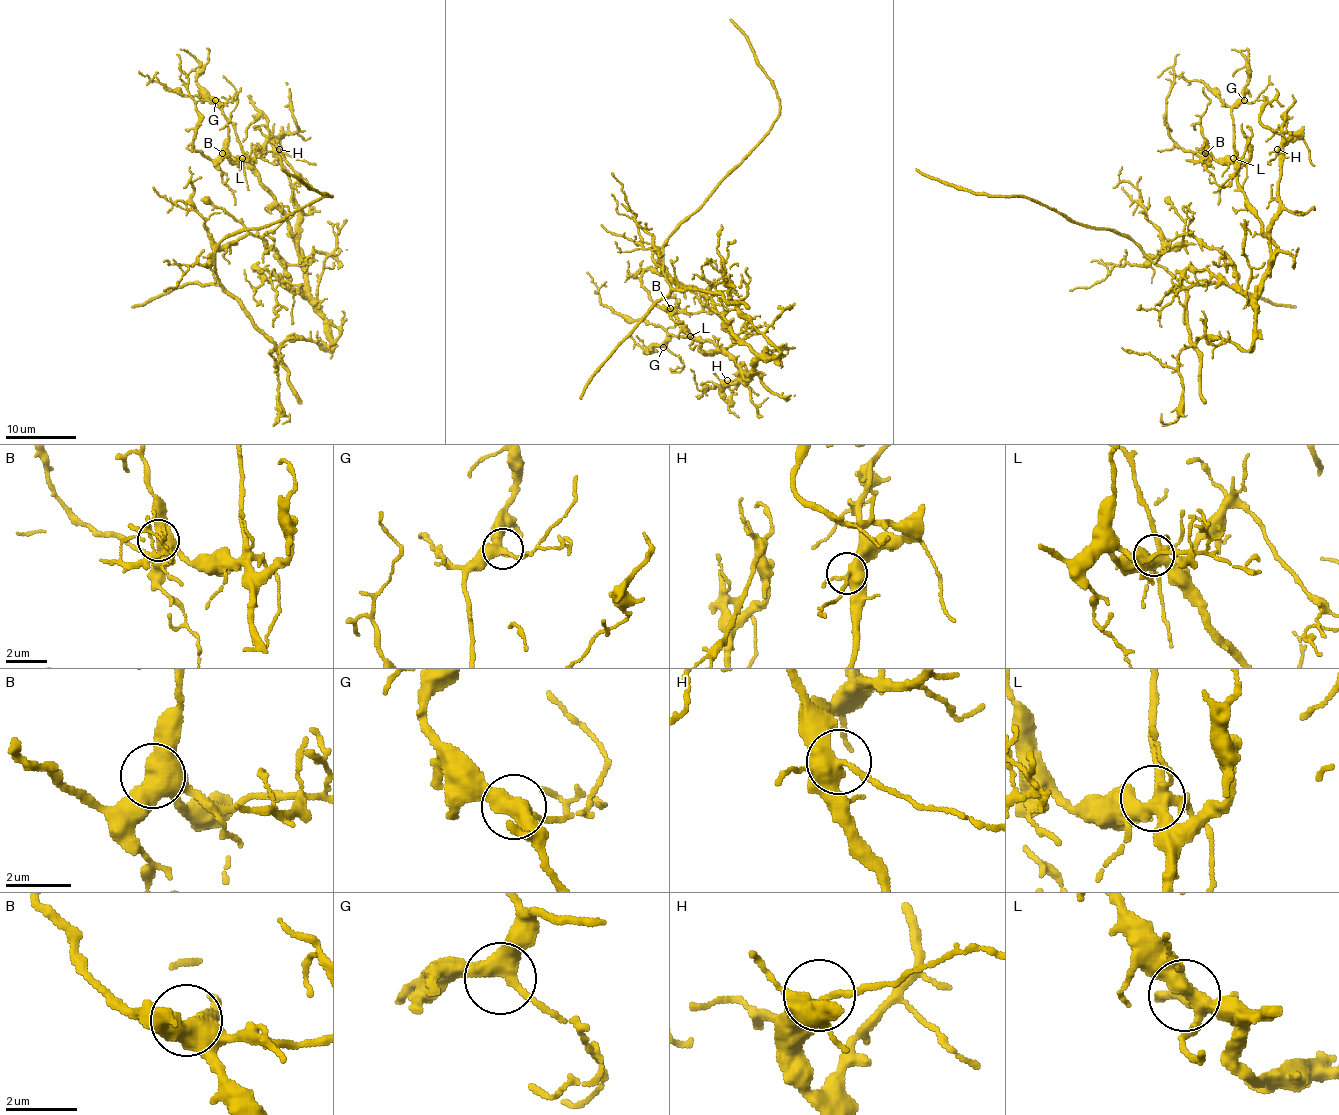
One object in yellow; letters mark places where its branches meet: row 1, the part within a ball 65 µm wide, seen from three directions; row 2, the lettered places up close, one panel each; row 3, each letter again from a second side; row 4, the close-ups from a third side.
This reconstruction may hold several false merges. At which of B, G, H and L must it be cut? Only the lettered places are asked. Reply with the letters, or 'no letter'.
no letter

